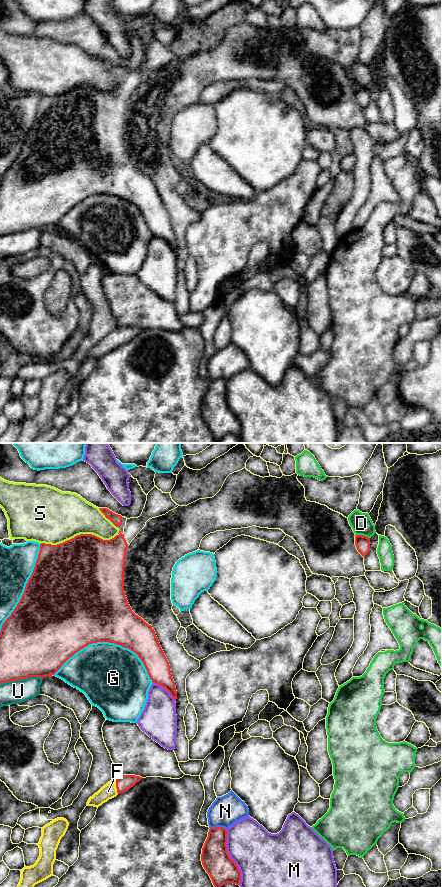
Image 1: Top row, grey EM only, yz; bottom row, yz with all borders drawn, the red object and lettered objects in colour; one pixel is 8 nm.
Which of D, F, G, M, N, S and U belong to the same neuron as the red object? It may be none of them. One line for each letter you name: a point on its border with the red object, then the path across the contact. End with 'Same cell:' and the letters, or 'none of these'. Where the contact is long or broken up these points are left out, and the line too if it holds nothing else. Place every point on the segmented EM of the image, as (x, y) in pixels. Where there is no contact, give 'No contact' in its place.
F: Touches red at yz (116, 785). Path across: yz (123, 782), (116, 785), (108, 791)
Same cell: F

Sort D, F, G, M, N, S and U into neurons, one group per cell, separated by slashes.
D / F / G U / M / N / S

